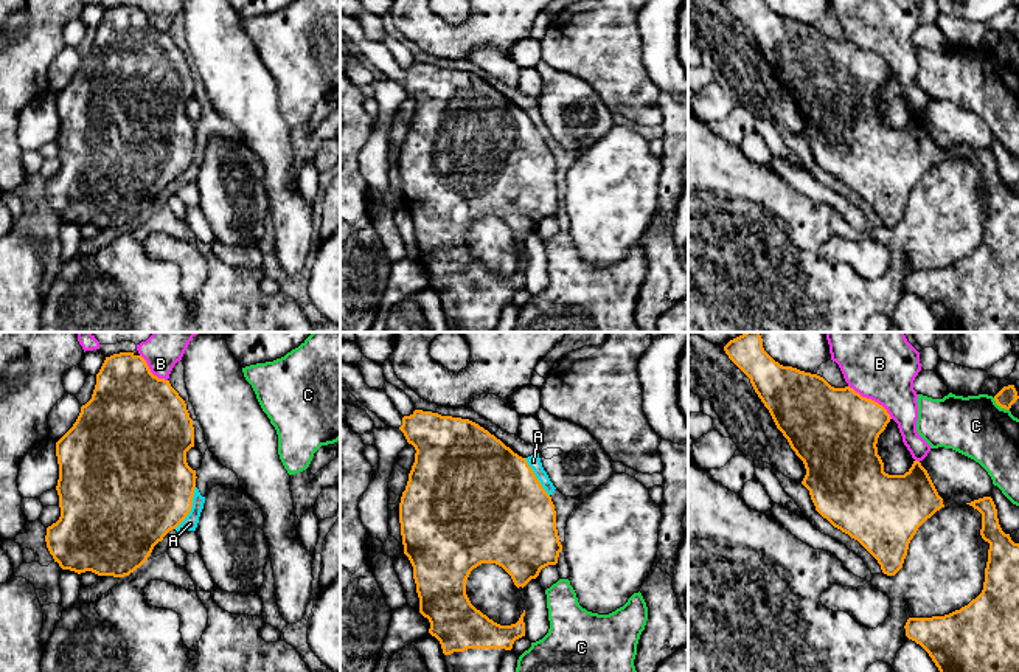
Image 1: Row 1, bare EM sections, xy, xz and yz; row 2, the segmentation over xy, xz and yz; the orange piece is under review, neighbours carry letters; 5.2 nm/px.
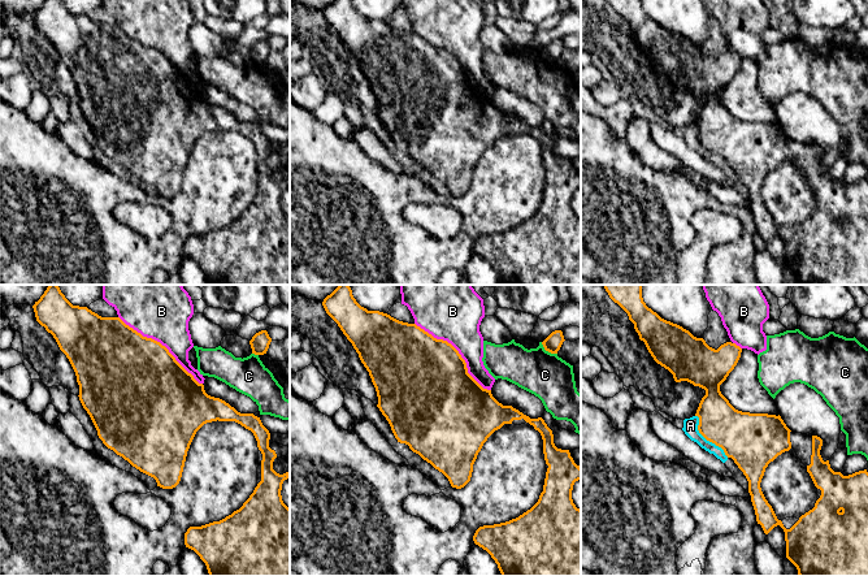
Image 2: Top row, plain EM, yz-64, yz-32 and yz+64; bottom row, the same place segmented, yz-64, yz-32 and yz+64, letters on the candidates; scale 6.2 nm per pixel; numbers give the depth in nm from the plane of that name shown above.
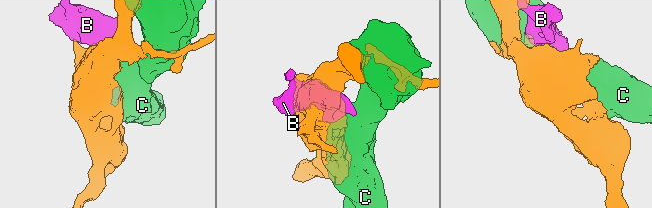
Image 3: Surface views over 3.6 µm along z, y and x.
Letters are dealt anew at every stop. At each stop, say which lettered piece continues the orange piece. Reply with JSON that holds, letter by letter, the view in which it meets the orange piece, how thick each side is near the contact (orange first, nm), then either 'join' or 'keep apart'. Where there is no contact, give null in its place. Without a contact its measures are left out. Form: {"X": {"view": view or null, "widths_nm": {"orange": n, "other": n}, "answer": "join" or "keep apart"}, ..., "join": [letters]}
{"A": {"view": "xy", "widths_nm": {"orange": 480, "other": 80}, "answer": "keep apart"}, "B": {"view": "yz", "widths_nm": {"orange": 460, "other": 280}, "answer": "keep apart"}, "C": {"view": "yz", "widths_nm": {"orange": 100, "other": 320}, "answer": "keep apart"}, "join": []}

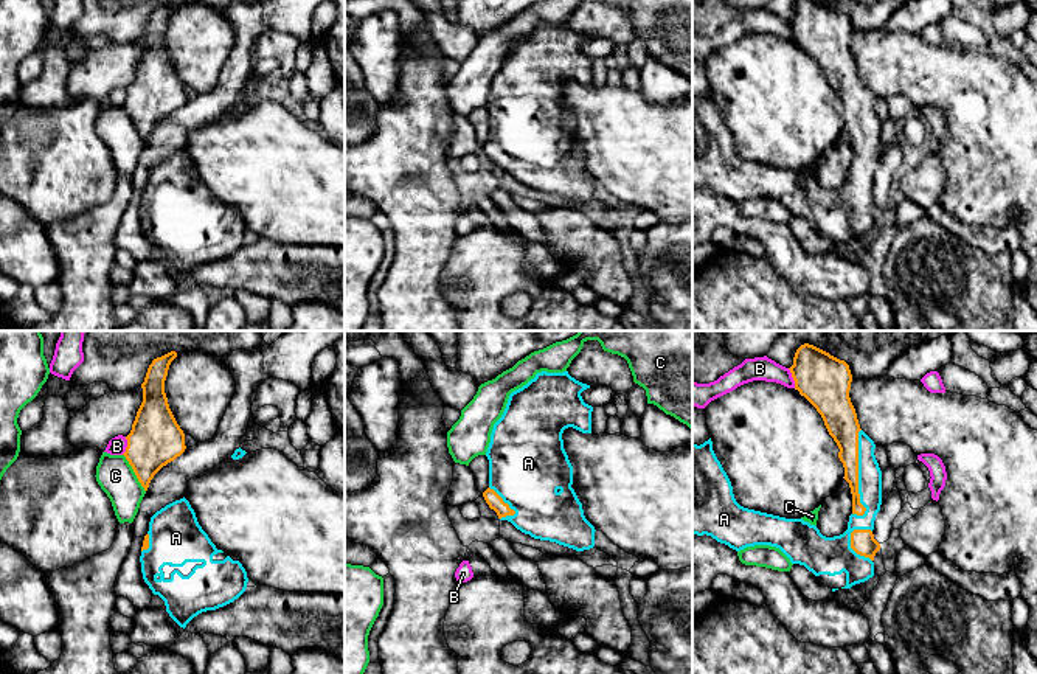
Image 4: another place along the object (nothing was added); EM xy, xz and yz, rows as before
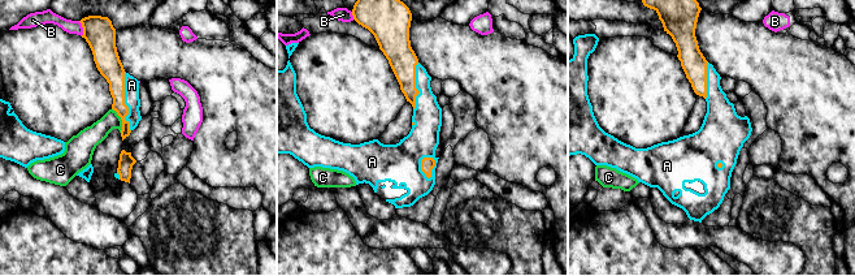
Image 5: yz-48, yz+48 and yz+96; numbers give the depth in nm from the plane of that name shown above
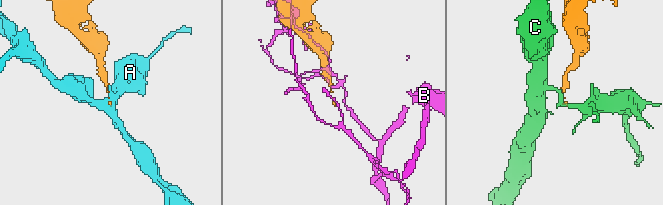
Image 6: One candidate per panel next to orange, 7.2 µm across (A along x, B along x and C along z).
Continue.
{"A": {"view": "yz", "widths_nm": {"orange": 150, "other": 130}, "answer": "join"}, "B": {"view": "yz", "widths_nm": {"orange": 280, "other": 130}, "answer": "keep apart"}, "C": {"view": "xy", "widths_nm": {"orange": 280, "other": 190}, "answer": "keep apart"}, "join": ["A"]}

